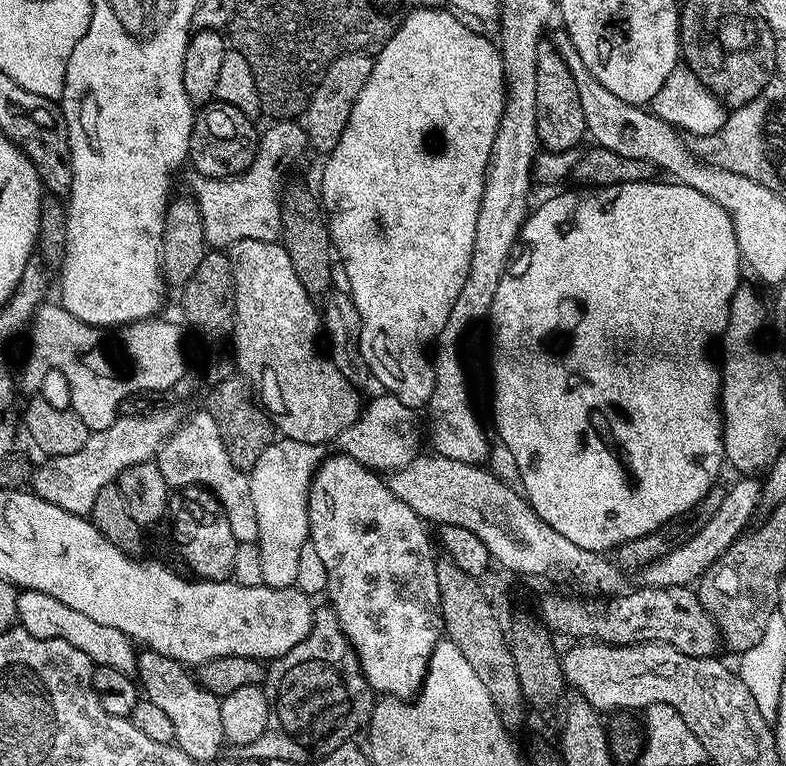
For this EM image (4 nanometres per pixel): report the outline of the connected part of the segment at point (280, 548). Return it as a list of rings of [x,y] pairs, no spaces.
[[[280,438],[262,449],[250,469],[248,482],[258,521],[257,544],[262,554],[263,585],[289,588],[297,578],[302,546],[309,541],[309,490],[317,470],[328,458],[328,444],[310,444]]]

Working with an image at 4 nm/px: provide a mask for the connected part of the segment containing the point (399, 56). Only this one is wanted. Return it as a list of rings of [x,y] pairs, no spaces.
[[[443,7],[417,8],[417,12],[409,11],[405,15],[396,33],[379,49],[380,57],[377,55],[373,59],[370,74],[350,110],[350,118],[338,142],[327,153],[325,160],[328,161],[320,172],[320,192],[318,191],[318,200],[328,226],[328,237],[332,240],[339,263],[340,260],[344,263],[344,276],[348,279],[346,291],[357,308],[361,357],[368,364],[372,375],[382,382],[385,393],[392,393],[415,410],[427,405],[436,381],[435,367],[430,363],[429,357],[428,360],[424,357],[424,351],[427,350],[428,343],[430,348],[446,328],[450,310],[466,282],[478,222],[478,206],[482,202],[484,175],[504,109],[504,75],[499,47],[493,41],[491,44],[486,37],[479,36],[474,29],[467,28],[464,25],[467,23],[459,15],[451,11],[443,12]]]

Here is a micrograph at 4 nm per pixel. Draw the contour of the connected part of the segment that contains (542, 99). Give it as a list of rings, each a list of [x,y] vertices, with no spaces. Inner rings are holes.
[[[541,39],[538,46],[538,106],[536,107],[536,139],[541,149],[549,152],[570,152],[580,139],[585,139],[588,127],[582,114],[581,99],[574,77],[566,62],[556,53],[551,39]]]

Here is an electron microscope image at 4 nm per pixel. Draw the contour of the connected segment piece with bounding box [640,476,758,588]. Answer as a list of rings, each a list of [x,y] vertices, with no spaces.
[[[744,476],[722,498],[718,508],[708,522],[694,536],[680,546],[672,547],[663,556],[640,572],[641,583],[650,588],[687,587],[703,577],[719,558],[749,527],[752,516],[752,502],[758,498],[758,482],[755,477]]]

